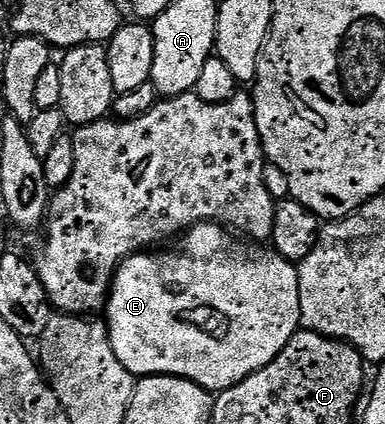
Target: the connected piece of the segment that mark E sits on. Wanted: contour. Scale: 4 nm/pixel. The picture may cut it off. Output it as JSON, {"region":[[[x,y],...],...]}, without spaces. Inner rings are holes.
{"region":[[[201,222],[198,226],[191,227],[182,235],[181,241],[183,243],[176,250],[160,249],[158,252],[140,252],[131,258],[126,258],[117,268],[115,278],[111,281],[111,293],[107,295],[105,307],[107,335],[113,344],[113,352],[117,352],[117,360],[121,360],[121,364],[125,364],[125,368],[130,374],[187,378],[208,392],[228,390],[233,388],[233,384],[245,380],[245,376],[265,368],[265,364],[272,362],[285,348],[285,344],[289,344],[292,336],[300,330],[299,271],[296,263],[286,262],[280,254],[275,253],[274,249],[263,244],[252,244],[213,222]]]}

